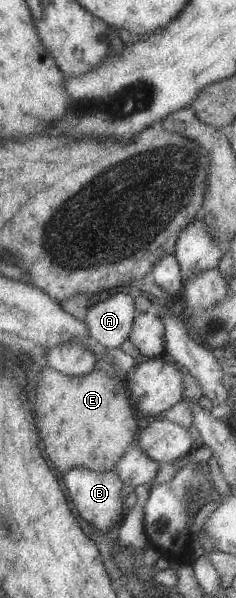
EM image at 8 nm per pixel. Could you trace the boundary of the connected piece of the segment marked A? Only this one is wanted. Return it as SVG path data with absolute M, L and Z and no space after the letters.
M117 292L88 307L84 323L95 342L106 348L120 347L128 339L137 316L134 297Z

